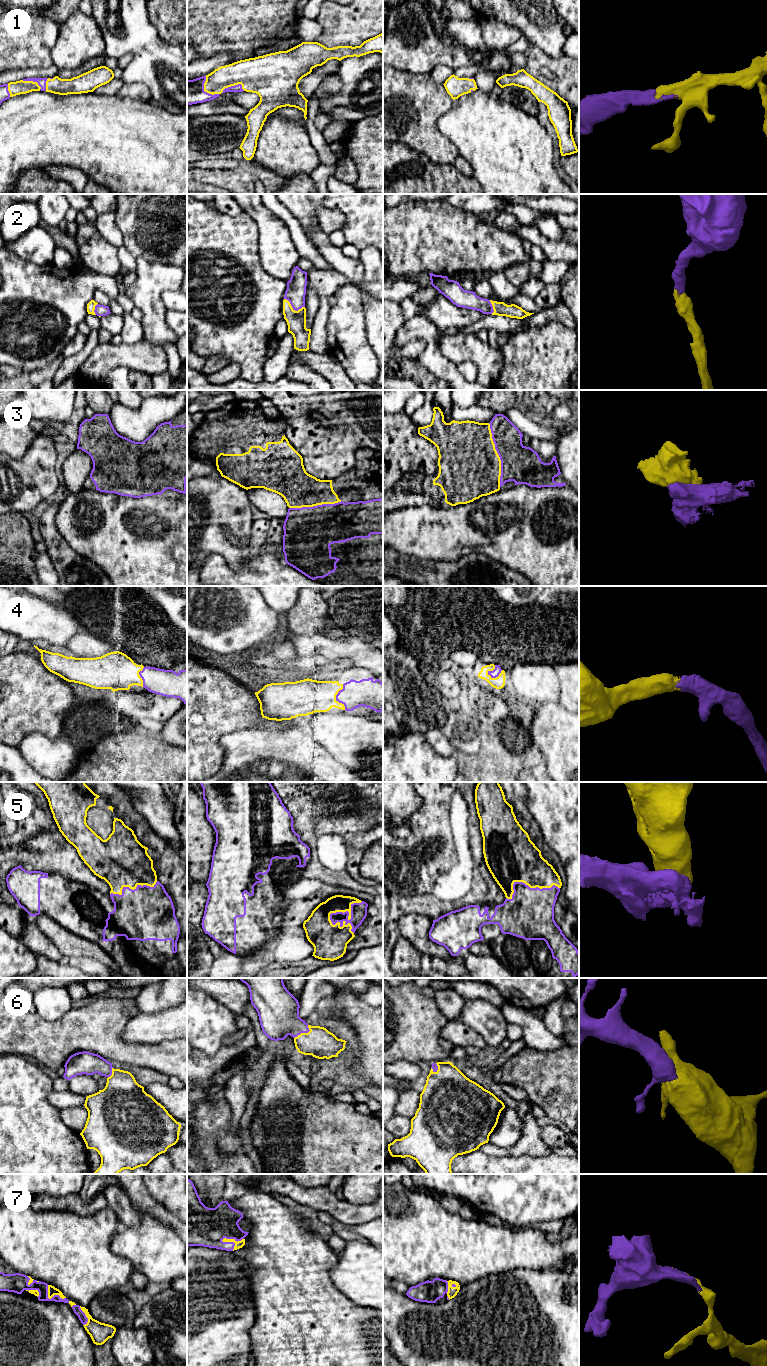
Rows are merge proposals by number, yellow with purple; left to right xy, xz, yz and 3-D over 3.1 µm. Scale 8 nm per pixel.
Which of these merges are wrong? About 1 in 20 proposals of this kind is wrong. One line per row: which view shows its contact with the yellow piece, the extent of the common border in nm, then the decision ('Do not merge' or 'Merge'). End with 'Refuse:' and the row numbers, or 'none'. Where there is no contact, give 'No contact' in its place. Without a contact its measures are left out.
1: Touches yellow in xz. Shared border 190 nm. Merge
2: Touches yellow in xz. Shared border 180 nm. Merge
3: Touches yellow in yz. Shared border 500 nm. Merge
4: Touches yellow in xz. Shared border 200 nm. Merge
5: Touches yellow in xz. Shared border 320 nm. Merge
6: Touches yellow in xz. Shared border 160 nm. Merge
7: Touches yellow in xz. Shared border 180 nm. Merge
Refuse: none

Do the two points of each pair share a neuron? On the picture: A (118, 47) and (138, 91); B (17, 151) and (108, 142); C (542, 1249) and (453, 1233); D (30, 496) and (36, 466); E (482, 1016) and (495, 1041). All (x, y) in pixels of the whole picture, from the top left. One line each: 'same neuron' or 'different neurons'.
A: different neurons
B: same neuron
C: same neuron
D: same neuron
E: same neuron

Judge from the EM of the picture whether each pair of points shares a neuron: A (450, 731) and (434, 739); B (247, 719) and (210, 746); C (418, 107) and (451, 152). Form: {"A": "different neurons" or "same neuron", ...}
{"A": "different neurons", "B": "same neuron", "C": "same neuron"}

